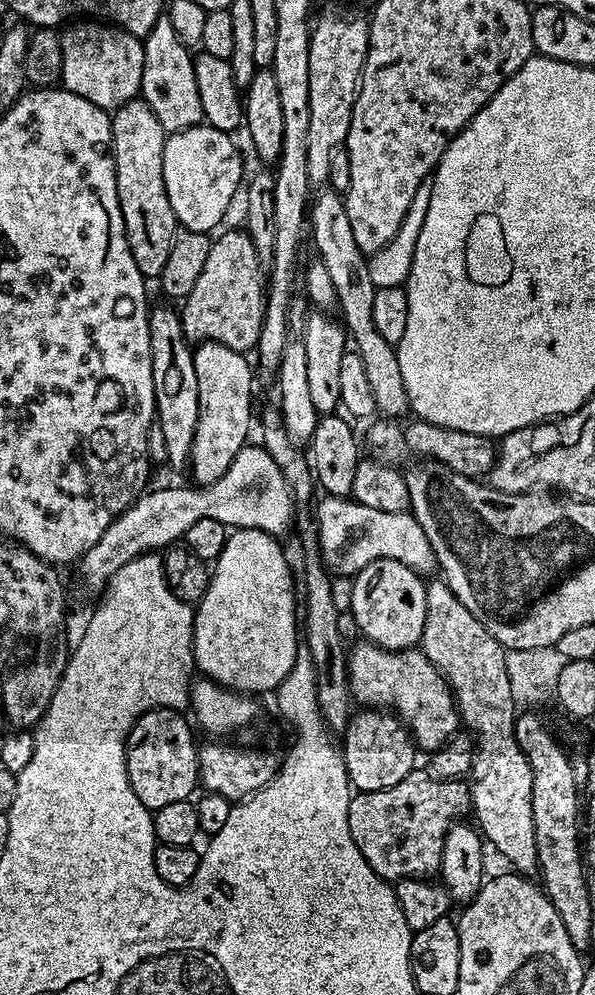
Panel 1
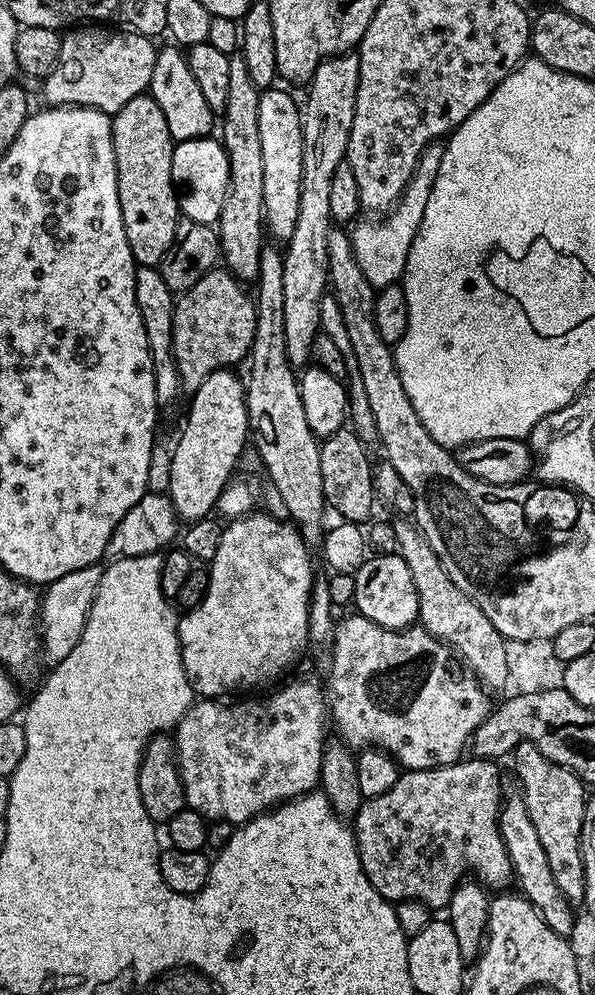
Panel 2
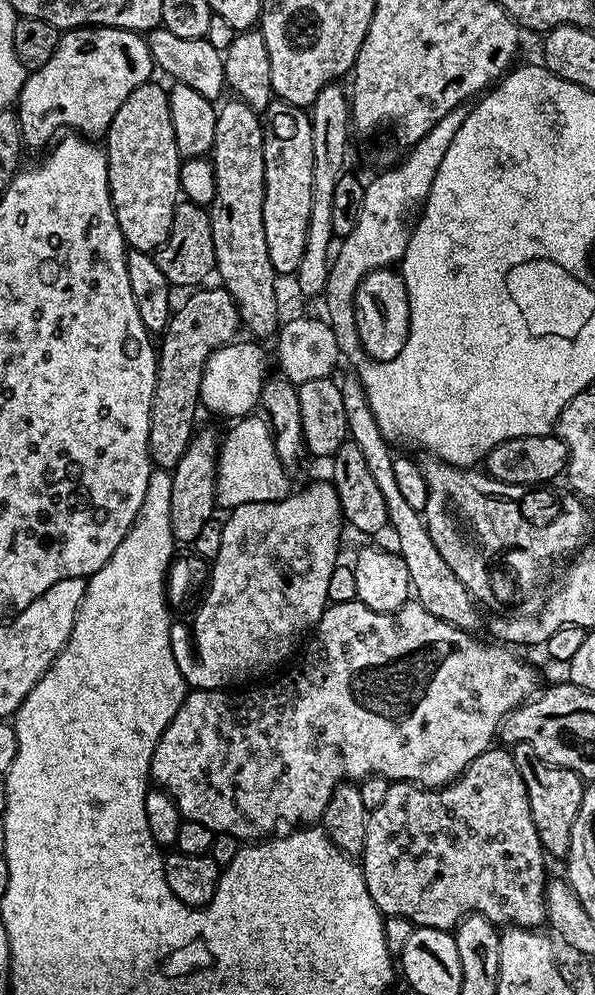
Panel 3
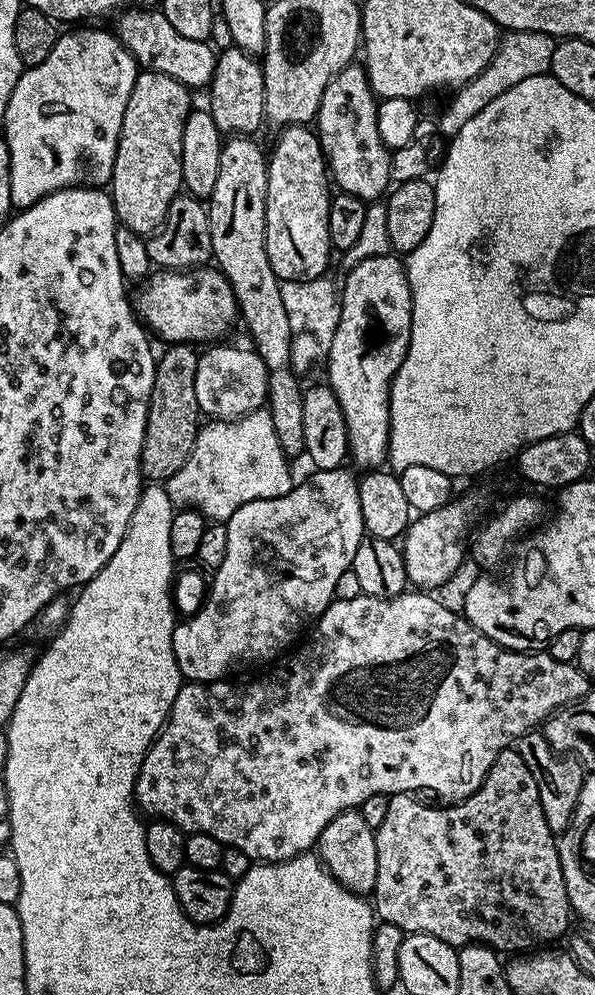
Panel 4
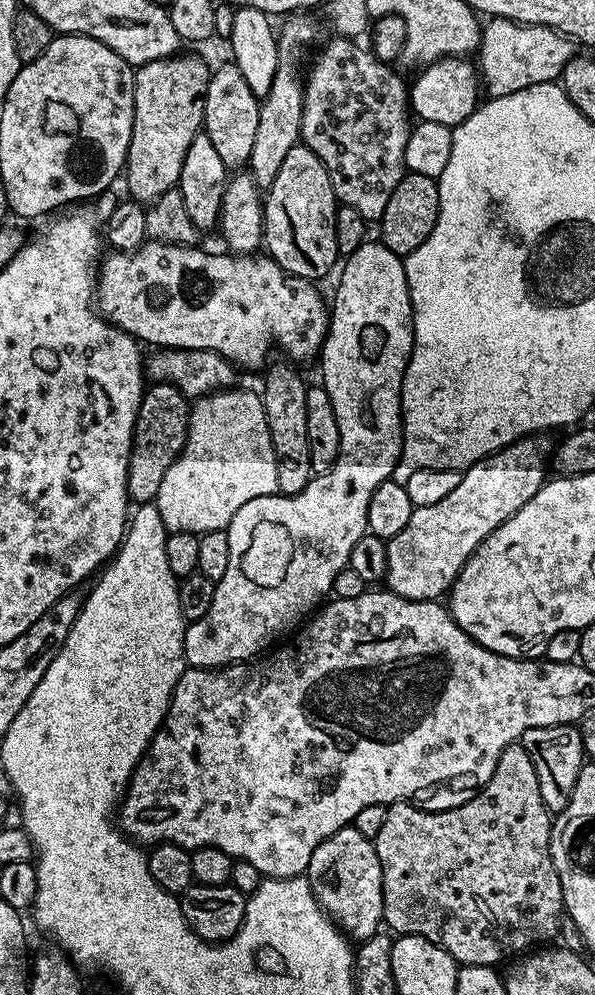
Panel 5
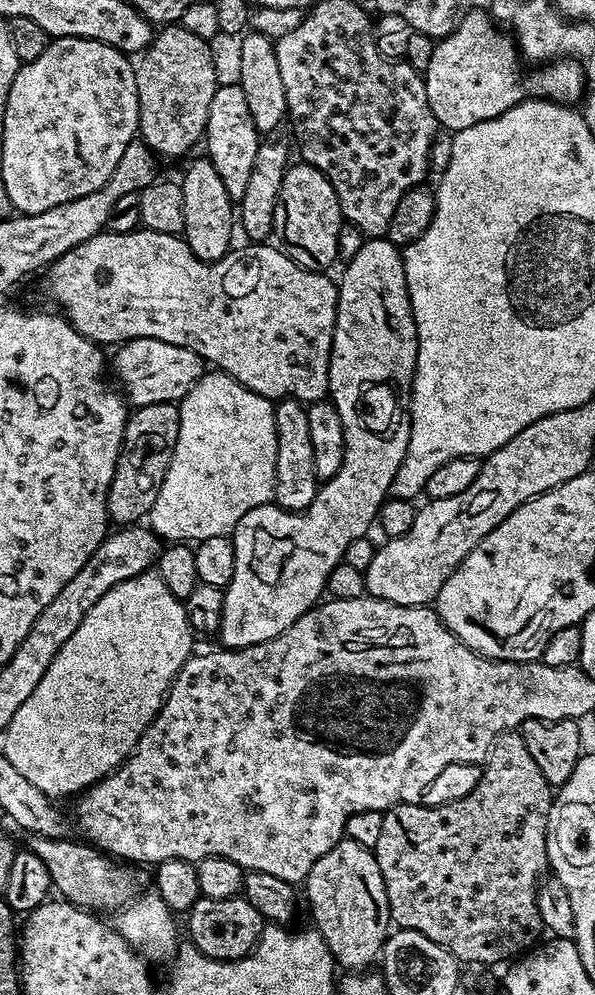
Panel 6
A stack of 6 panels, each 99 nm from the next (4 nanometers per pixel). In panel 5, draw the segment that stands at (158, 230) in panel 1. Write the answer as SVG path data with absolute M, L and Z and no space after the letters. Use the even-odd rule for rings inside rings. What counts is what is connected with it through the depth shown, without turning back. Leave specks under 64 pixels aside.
M184 55L146 62L135 69L134 126L122 180L128 183L127 195L145 206L179 185L186 150L204 127L204 95L210 68L198 57Z

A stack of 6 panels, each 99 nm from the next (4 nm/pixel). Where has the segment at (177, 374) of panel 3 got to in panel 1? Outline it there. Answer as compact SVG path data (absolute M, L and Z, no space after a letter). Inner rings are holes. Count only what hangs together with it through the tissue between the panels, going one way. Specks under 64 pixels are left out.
M221 231L221 236L213 239L202 274L198 274L194 290L184 297L179 314L188 341L221 344L248 354L262 334L266 276L258 262L254 242L250 242L247 231L239 231Z

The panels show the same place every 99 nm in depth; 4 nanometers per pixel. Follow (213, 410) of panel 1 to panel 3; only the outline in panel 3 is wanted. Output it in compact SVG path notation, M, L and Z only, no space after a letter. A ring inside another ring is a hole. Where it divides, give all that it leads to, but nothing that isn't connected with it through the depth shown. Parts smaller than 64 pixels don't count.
M197 431L186 446L186 454L170 472L168 489L168 509L170 510L170 530L177 545L195 545L198 533L206 522L214 519L216 503L216 458L218 455L218 436L212 432Z

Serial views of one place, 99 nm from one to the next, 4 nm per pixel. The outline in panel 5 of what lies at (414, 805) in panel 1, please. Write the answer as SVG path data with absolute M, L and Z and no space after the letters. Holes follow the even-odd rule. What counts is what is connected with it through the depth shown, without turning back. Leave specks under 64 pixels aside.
M518 742L506 746L506 750L502 750L502 754L498 758L498 766L494 770L494 774L490 779L483 781L482 787L484 789L477 796L470 797L465 804L460 804L457 808L444 808L441 812L423 812L422 809L415 808L415 803L412 802L389 804L387 805L386 822L382 822L382 830L378 830L374 841L378 862L382 866L384 875L382 878L383 923L393 933L421 936L434 942L438 947L446 949L460 966L466 964L500 966L500 963L503 965L537 946L544 946L555 941L560 930L560 921L566 912L562 882L558 878L558 870L552 861L553 817L550 815L548 807L542 802L542 790L538 790L538 774L534 774L534 762L530 762L530 754L526 754L526 750Z

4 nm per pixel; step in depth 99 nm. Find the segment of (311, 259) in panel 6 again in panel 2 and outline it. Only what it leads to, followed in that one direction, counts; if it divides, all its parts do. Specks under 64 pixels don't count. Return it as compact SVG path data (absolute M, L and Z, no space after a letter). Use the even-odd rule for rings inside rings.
M273 86L267 90L261 91L260 101L258 102L258 139L262 141L262 167L265 175L262 181L262 194L264 195L264 222L266 225L266 232L269 237L272 236L276 242L287 242L294 234L294 226L298 223L298 198L302 198L302 150L304 149L304 122L302 119L302 108L296 100L288 92L283 92L280 86Z

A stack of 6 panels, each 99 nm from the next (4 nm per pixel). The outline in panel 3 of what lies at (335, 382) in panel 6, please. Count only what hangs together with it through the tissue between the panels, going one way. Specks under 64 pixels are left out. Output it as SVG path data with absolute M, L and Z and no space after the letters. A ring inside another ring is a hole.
M379 268L366 274L354 297L356 305L356 329L360 335L360 346L373 361L383 362L398 358L402 346L406 346L410 326L410 306L404 277L392 268ZM330 482L324 484L308 484L301 492L293 491L285 500L271 500L270 502L250 502L227 513L228 520L223 521L222 550L218 550L218 558L210 564L210 587L203 597L204 605L196 612L196 621L192 624L192 640L196 648L192 648L192 640L188 632L180 626L172 629L172 649L174 650L174 662L178 662L178 670L182 674L185 685L189 689L198 688L222 688L231 689L233 686L244 686L247 680L256 680L263 672L276 668L296 648L300 635L304 631L315 629L316 624L322 618L324 609L329 603L326 589L330 586L330 574L334 574L340 552L340 531L346 528L344 514L340 509L340 502L335 486Z

